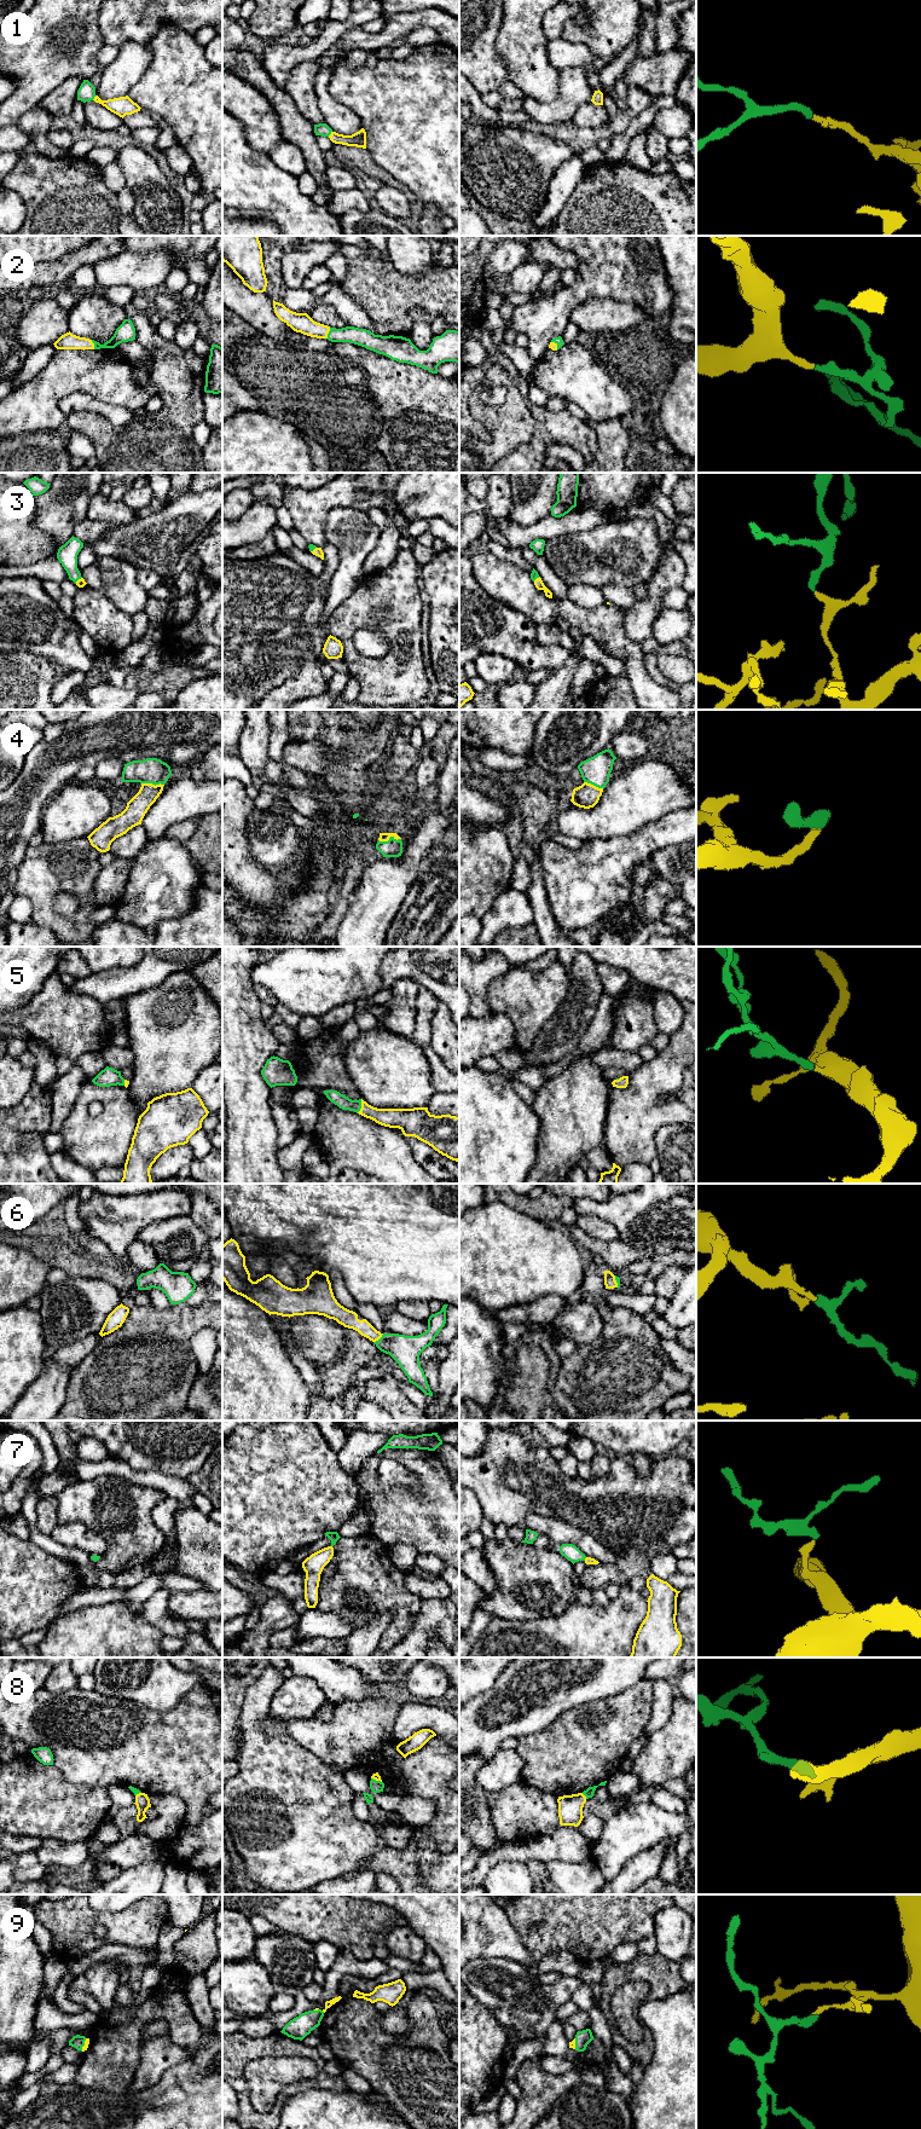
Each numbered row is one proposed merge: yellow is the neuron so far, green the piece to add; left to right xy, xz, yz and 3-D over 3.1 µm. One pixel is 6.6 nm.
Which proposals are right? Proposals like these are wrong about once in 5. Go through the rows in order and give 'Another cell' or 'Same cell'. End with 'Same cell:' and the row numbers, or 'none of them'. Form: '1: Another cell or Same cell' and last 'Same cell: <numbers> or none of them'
1: Same cell
2: Same cell
3: Same cell
4: Same cell
5: Same cell
6: Same cell
7: Same cell
8: Same cell
9: Same cell
Same cell: 1, 2, 3, 4, 5, 6, 7, 8, 9

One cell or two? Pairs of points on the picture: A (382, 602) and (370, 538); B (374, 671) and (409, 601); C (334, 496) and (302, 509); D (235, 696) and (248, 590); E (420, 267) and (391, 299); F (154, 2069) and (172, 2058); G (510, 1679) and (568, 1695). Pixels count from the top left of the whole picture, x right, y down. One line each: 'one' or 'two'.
A: two
B: one
C: one
D: one
E: two
F: one
G: one

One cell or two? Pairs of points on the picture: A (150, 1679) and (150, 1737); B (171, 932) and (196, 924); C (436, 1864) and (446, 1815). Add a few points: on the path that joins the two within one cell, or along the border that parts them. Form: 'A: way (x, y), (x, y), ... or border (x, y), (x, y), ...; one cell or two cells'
A: border (123, 1699), (157, 1712), (171, 1711), (178, 1705); two cells
B: way (177, 932), (187, 932), (190, 930); one cell
C: border (424, 1833), (417, 1839), (416, 1864), (420, 1873); two cells

